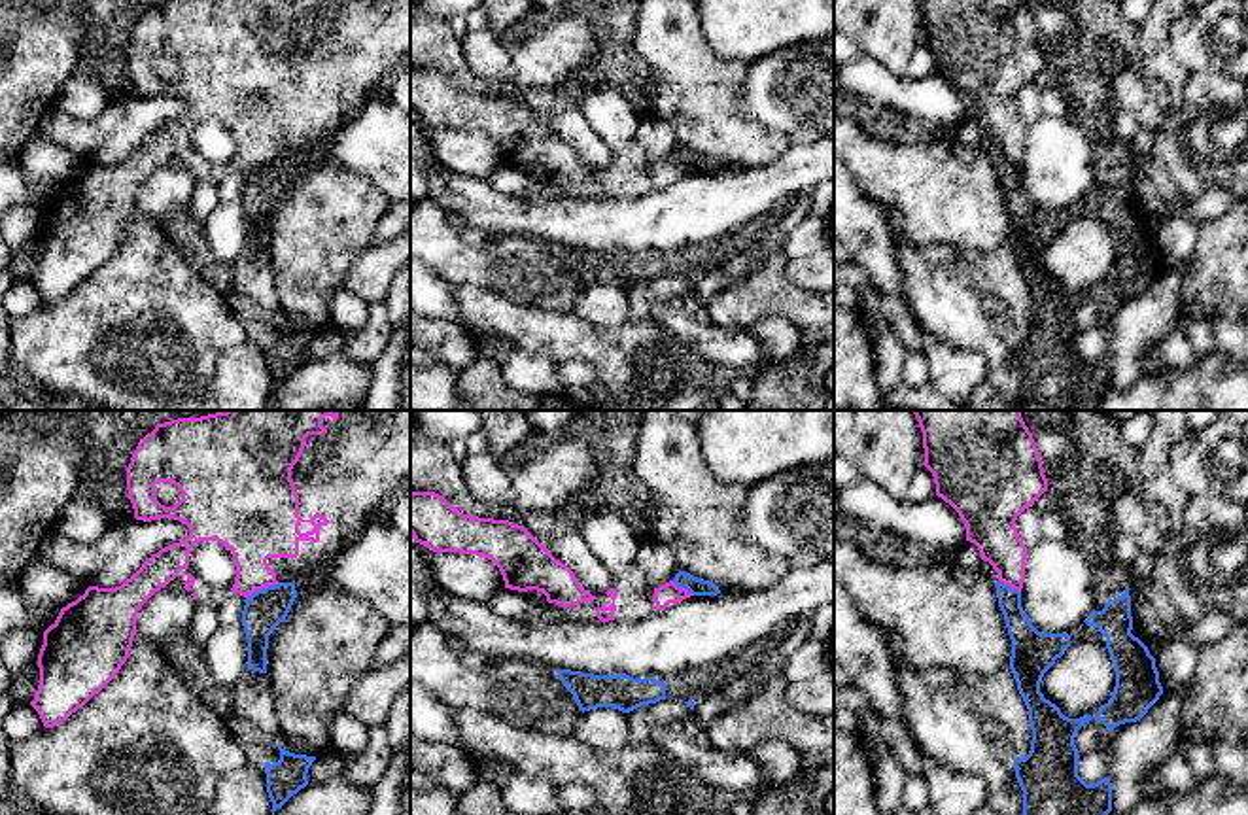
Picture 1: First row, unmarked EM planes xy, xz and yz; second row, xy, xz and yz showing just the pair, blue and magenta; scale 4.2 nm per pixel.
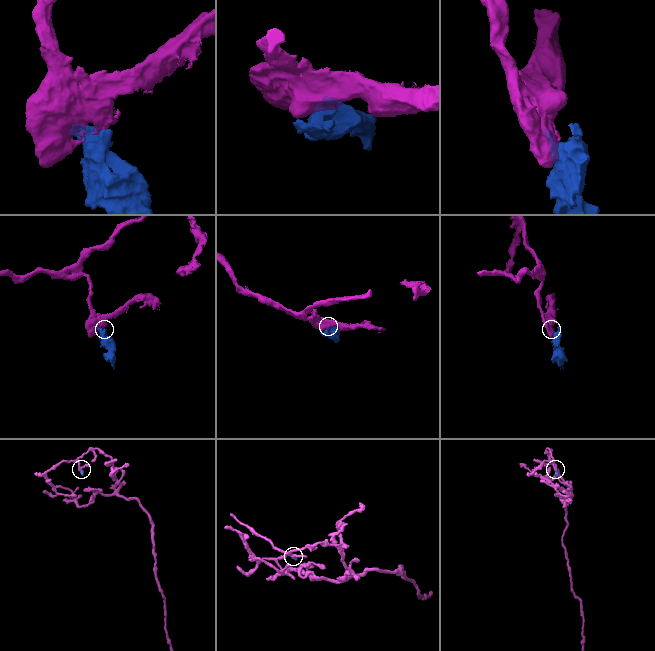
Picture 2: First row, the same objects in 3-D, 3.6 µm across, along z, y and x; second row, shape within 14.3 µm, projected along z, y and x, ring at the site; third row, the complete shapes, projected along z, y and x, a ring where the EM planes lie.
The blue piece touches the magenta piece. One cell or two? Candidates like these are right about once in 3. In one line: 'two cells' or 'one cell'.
two cells

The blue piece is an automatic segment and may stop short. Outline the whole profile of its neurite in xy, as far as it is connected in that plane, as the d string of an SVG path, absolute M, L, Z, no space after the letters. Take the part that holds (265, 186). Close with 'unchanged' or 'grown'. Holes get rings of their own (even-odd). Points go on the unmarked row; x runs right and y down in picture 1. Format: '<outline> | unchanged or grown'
M278 159L246 174L242 202L248 216L248 246L267 250L269 212L286 197L295 174L295 159Z | unchanged

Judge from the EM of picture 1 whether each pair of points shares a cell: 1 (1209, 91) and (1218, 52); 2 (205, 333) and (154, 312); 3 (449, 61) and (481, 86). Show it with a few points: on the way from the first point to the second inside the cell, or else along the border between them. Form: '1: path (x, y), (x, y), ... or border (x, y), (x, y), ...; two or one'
1: border (1228, 72), (1194, 70), (1190, 74); two
2: path (191, 326), (167, 326); one
3: path (456, 69), (473, 84); one

